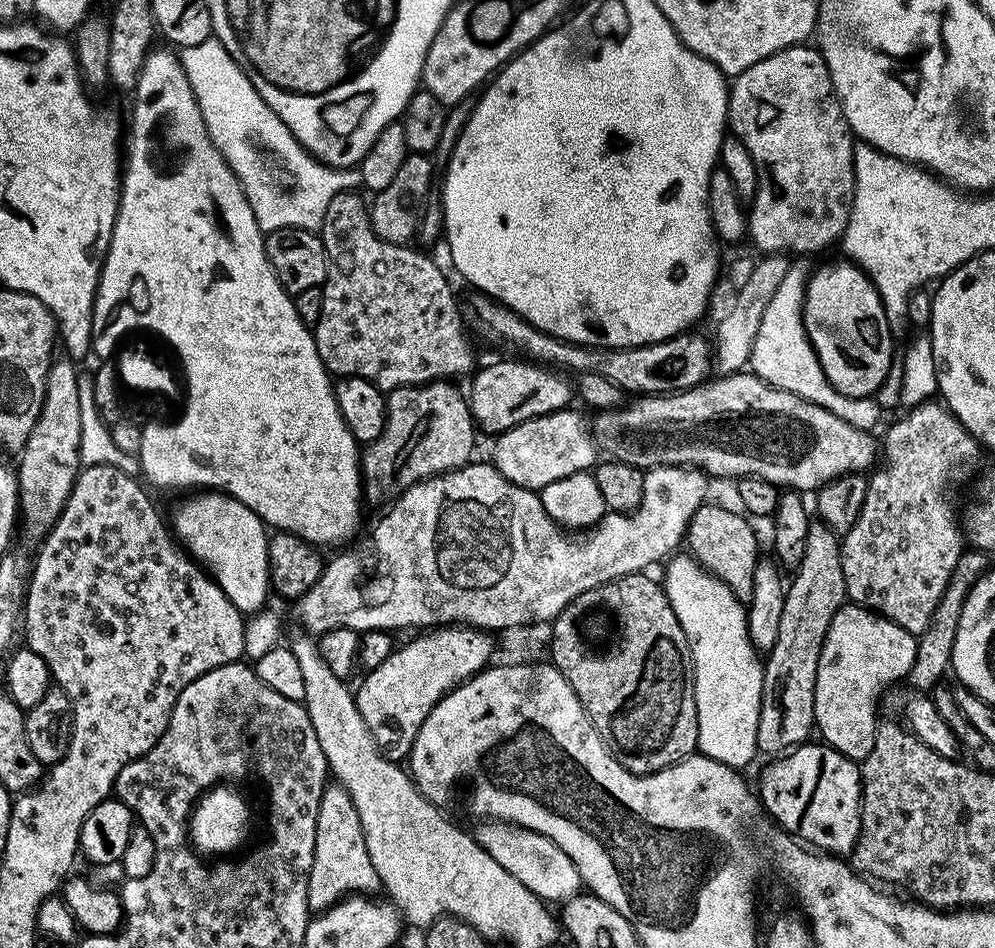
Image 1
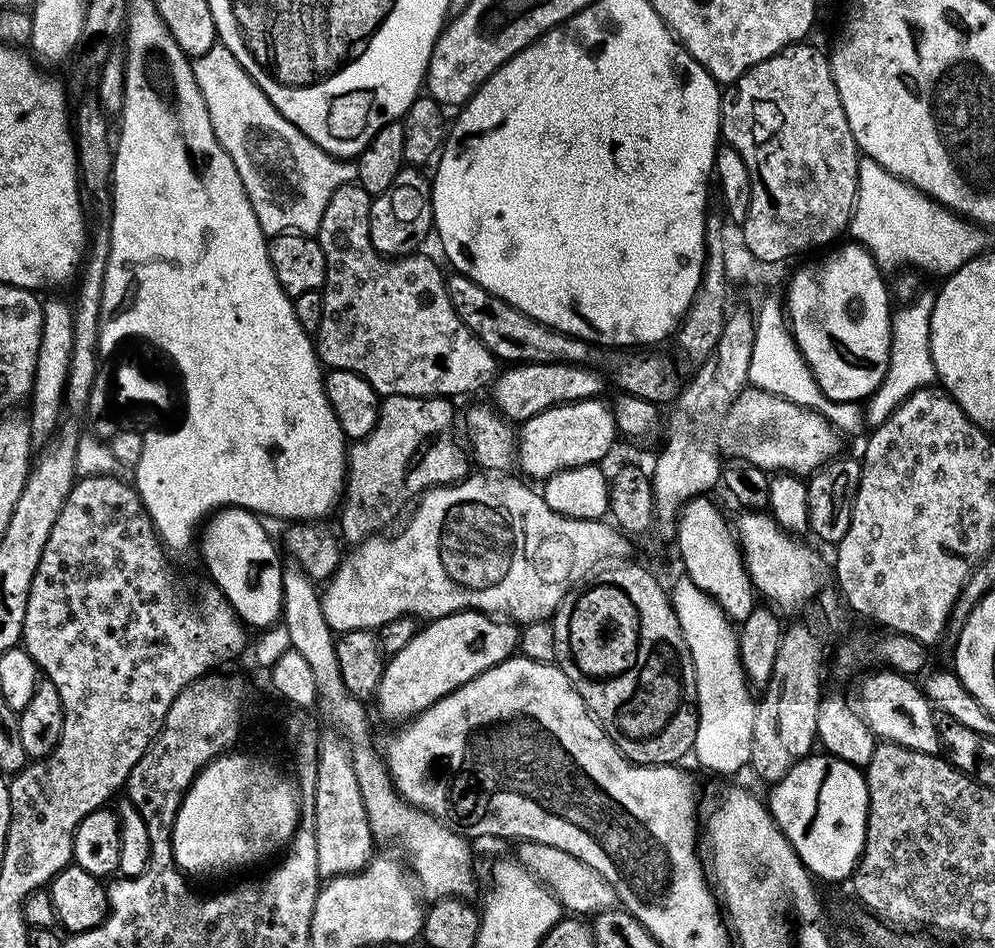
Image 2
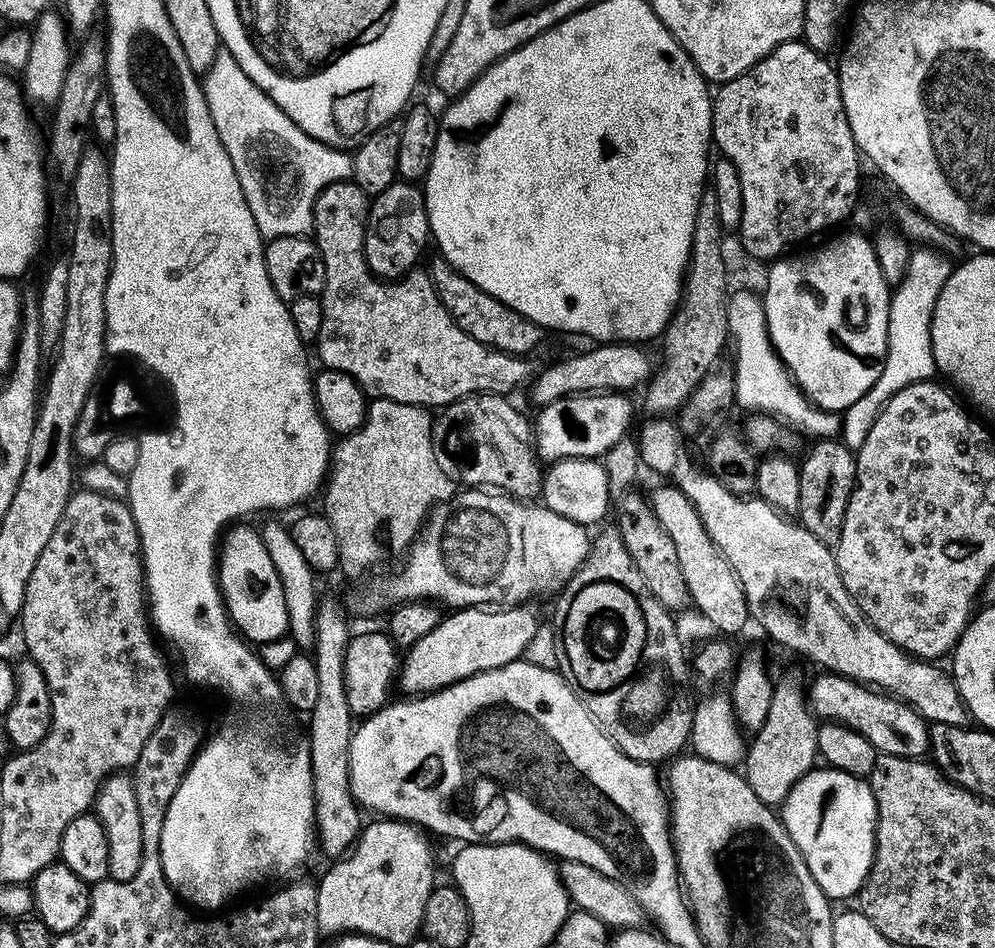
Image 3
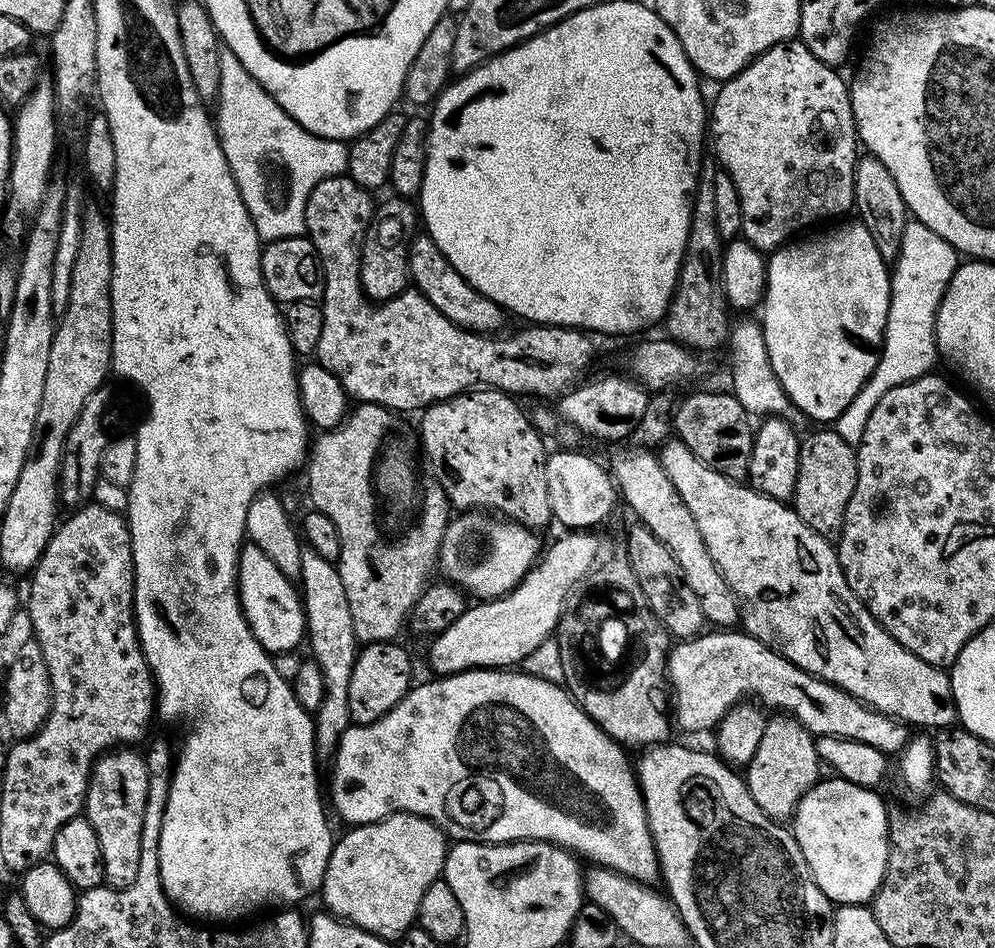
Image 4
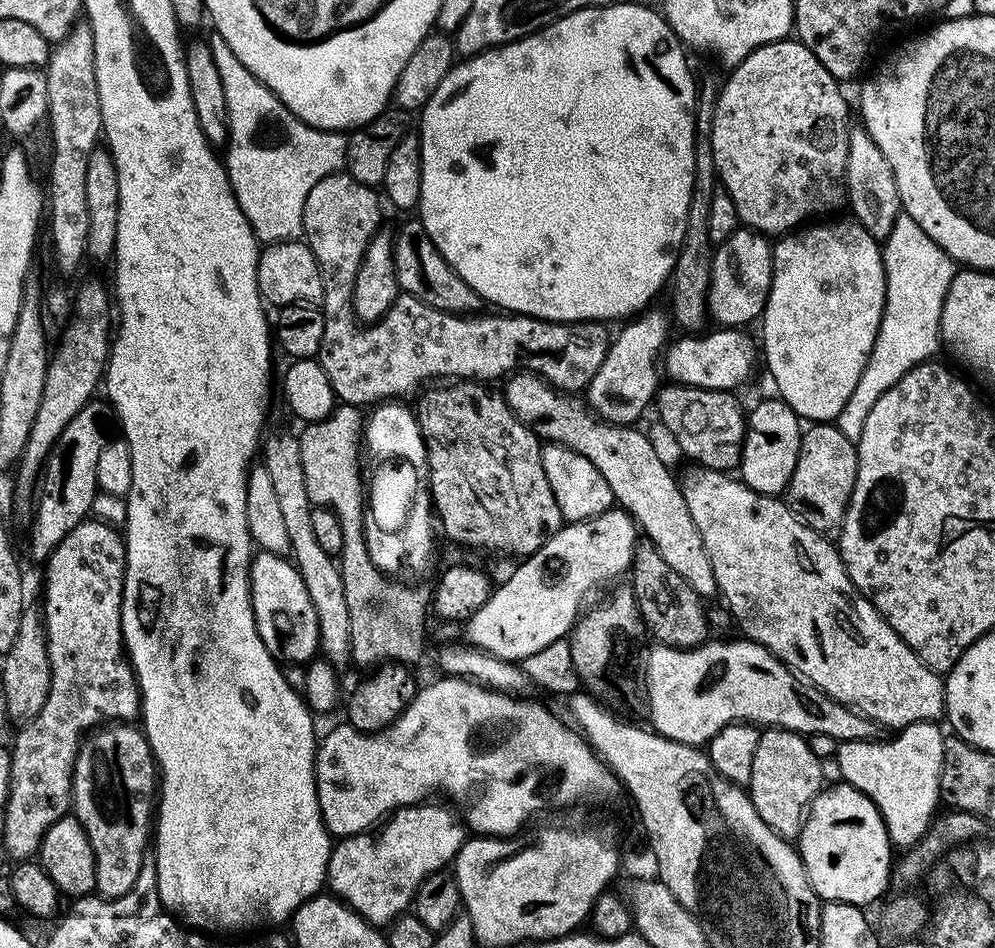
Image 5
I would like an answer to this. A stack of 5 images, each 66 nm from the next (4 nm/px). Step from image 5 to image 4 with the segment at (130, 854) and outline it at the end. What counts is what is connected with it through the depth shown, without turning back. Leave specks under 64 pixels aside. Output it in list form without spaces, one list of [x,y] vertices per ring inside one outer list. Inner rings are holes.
[[[121,746],[115,750],[109,750],[100,757],[92,766],[92,773],[88,779],[88,789],[84,792],[83,815],[88,817],[90,826],[94,826],[94,834],[98,834],[98,846],[102,850],[102,866],[104,867],[104,879],[107,887],[125,888],[130,886],[130,882],[134,882],[134,878],[138,878],[138,862],[142,862],[142,814],[146,814],[146,794],[148,793],[148,771],[146,770],[146,762],[141,753],[136,753],[137,749],[132,746]]]

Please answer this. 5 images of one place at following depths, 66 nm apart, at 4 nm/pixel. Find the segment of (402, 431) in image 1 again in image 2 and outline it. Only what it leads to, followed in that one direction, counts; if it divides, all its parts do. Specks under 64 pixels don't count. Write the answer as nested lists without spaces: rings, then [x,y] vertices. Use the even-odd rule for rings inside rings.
[[[442,396],[381,399],[374,430],[348,450],[348,474],[338,508],[338,532],[345,541],[349,540],[349,545],[358,545],[370,536],[383,533],[387,524],[394,523],[400,515],[403,517],[409,505],[429,488],[455,484],[469,475],[469,453],[463,447],[460,449],[452,437],[452,404],[451,399]]]

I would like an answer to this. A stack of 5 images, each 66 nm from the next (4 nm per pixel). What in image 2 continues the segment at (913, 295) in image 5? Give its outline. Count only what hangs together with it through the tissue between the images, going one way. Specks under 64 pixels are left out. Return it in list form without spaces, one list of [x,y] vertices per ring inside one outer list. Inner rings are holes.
[[[924,290],[916,299],[895,309],[892,318],[892,346],[888,370],[883,382],[872,393],[863,409],[864,422],[869,429],[877,428],[911,393],[935,383],[936,367],[933,365],[930,346],[930,318],[935,301],[935,295],[931,291],[928,293]]]

